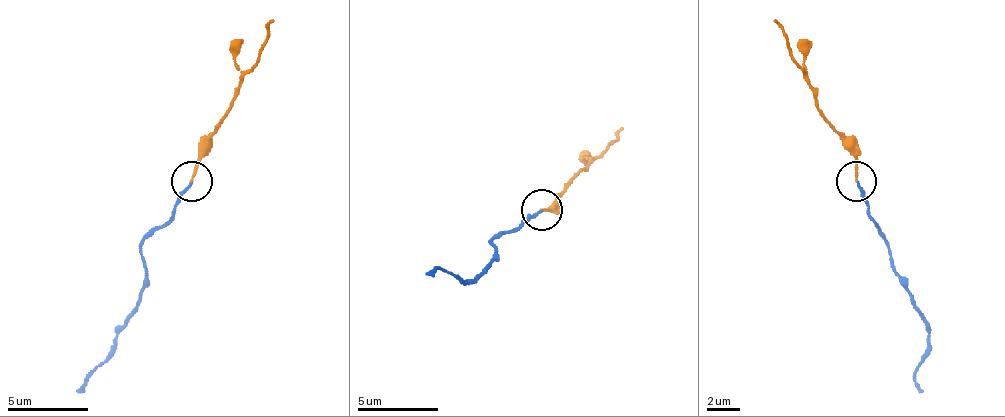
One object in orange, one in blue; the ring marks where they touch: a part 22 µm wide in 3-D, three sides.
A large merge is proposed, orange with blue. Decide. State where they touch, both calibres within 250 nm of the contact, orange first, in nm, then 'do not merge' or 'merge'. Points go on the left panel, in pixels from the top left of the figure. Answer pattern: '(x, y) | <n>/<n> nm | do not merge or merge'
(192, 181) | 150/160 nm | merge

